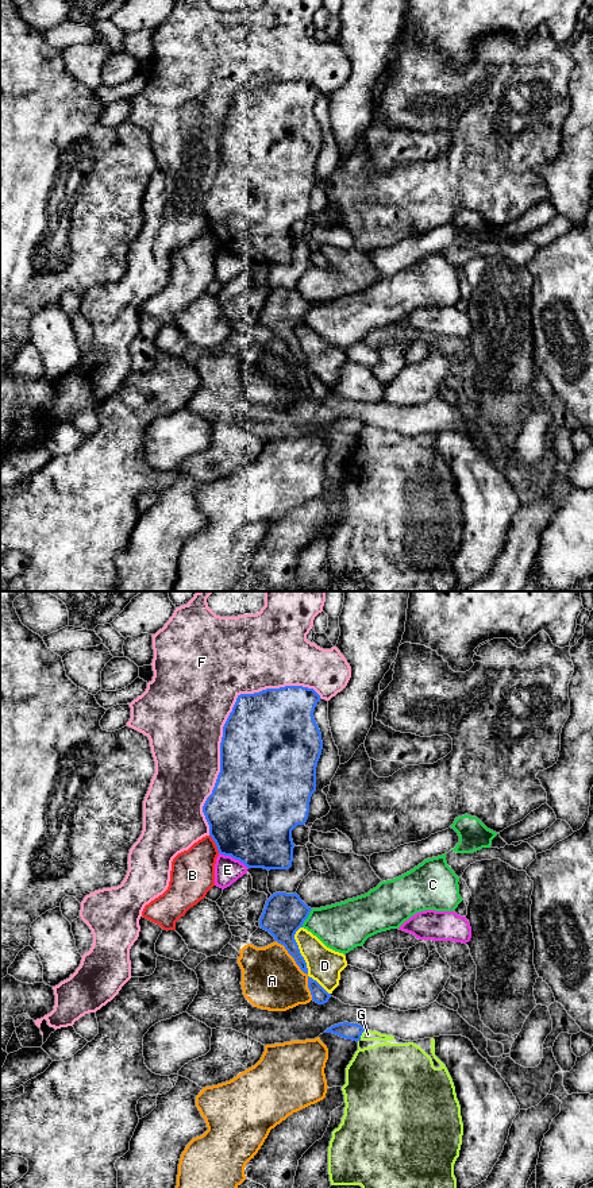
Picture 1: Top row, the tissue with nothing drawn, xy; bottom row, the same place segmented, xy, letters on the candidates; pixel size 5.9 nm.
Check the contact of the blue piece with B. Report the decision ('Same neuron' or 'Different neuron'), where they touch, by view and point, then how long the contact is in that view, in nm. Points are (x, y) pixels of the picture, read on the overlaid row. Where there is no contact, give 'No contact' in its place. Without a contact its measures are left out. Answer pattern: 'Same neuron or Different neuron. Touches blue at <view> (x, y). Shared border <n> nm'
Different neuron. Touches blue at xy (215, 843). Shared border 130 nm

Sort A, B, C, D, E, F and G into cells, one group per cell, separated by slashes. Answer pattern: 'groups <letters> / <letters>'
groups A / B / C / D / E / F / G

